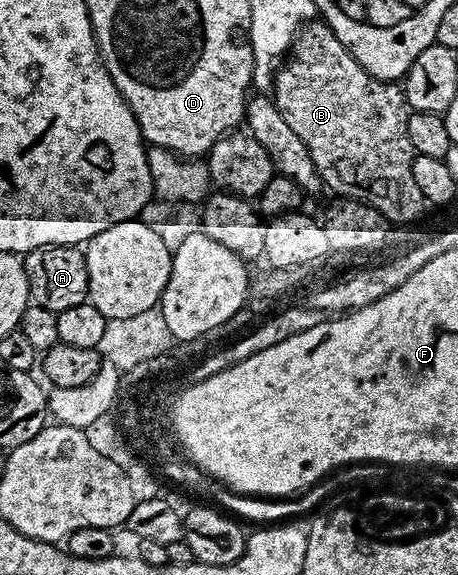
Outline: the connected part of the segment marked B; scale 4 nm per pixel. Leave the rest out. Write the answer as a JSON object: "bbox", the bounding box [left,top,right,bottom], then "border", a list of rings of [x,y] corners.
{"bbox":[272,21,428,224],"border":[[[311,21],[299,30],[294,37],[292,54],[286,61],[279,71],[277,68],[273,72],[272,98],[292,133],[308,145],[308,153],[312,153],[323,184],[331,187],[335,196],[356,199],[376,208],[391,224],[410,223],[420,218],[428,204],[416,186],[416,177],[412,177],[415,154],[408,141],[408,104],[403,88],[397,82],[369,75],[324,21]]]}

